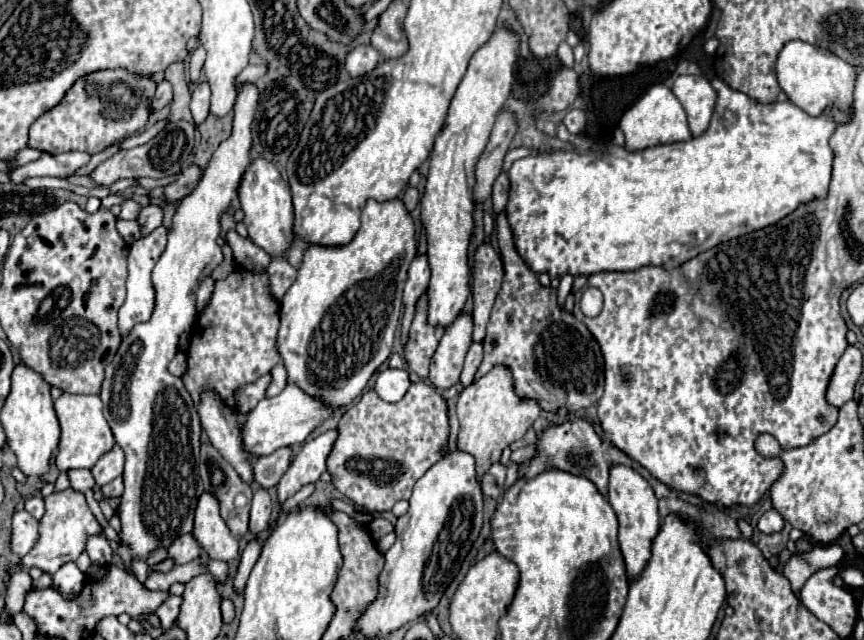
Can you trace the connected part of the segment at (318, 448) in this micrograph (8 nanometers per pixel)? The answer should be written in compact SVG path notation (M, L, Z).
M330 429L316 439L308 441L300 453L294 457L290 469L284 473L284 477L278 483L278 501L284 503L288 497L292 497L300 487L308 483L316 483L320 475L326 471L326 457L336 441L338 433L336 429Z

